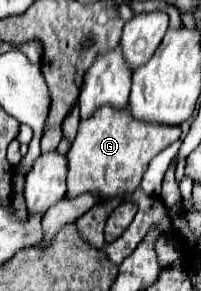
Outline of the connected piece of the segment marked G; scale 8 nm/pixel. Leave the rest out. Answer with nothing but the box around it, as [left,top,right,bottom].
[68,108,180,198]

